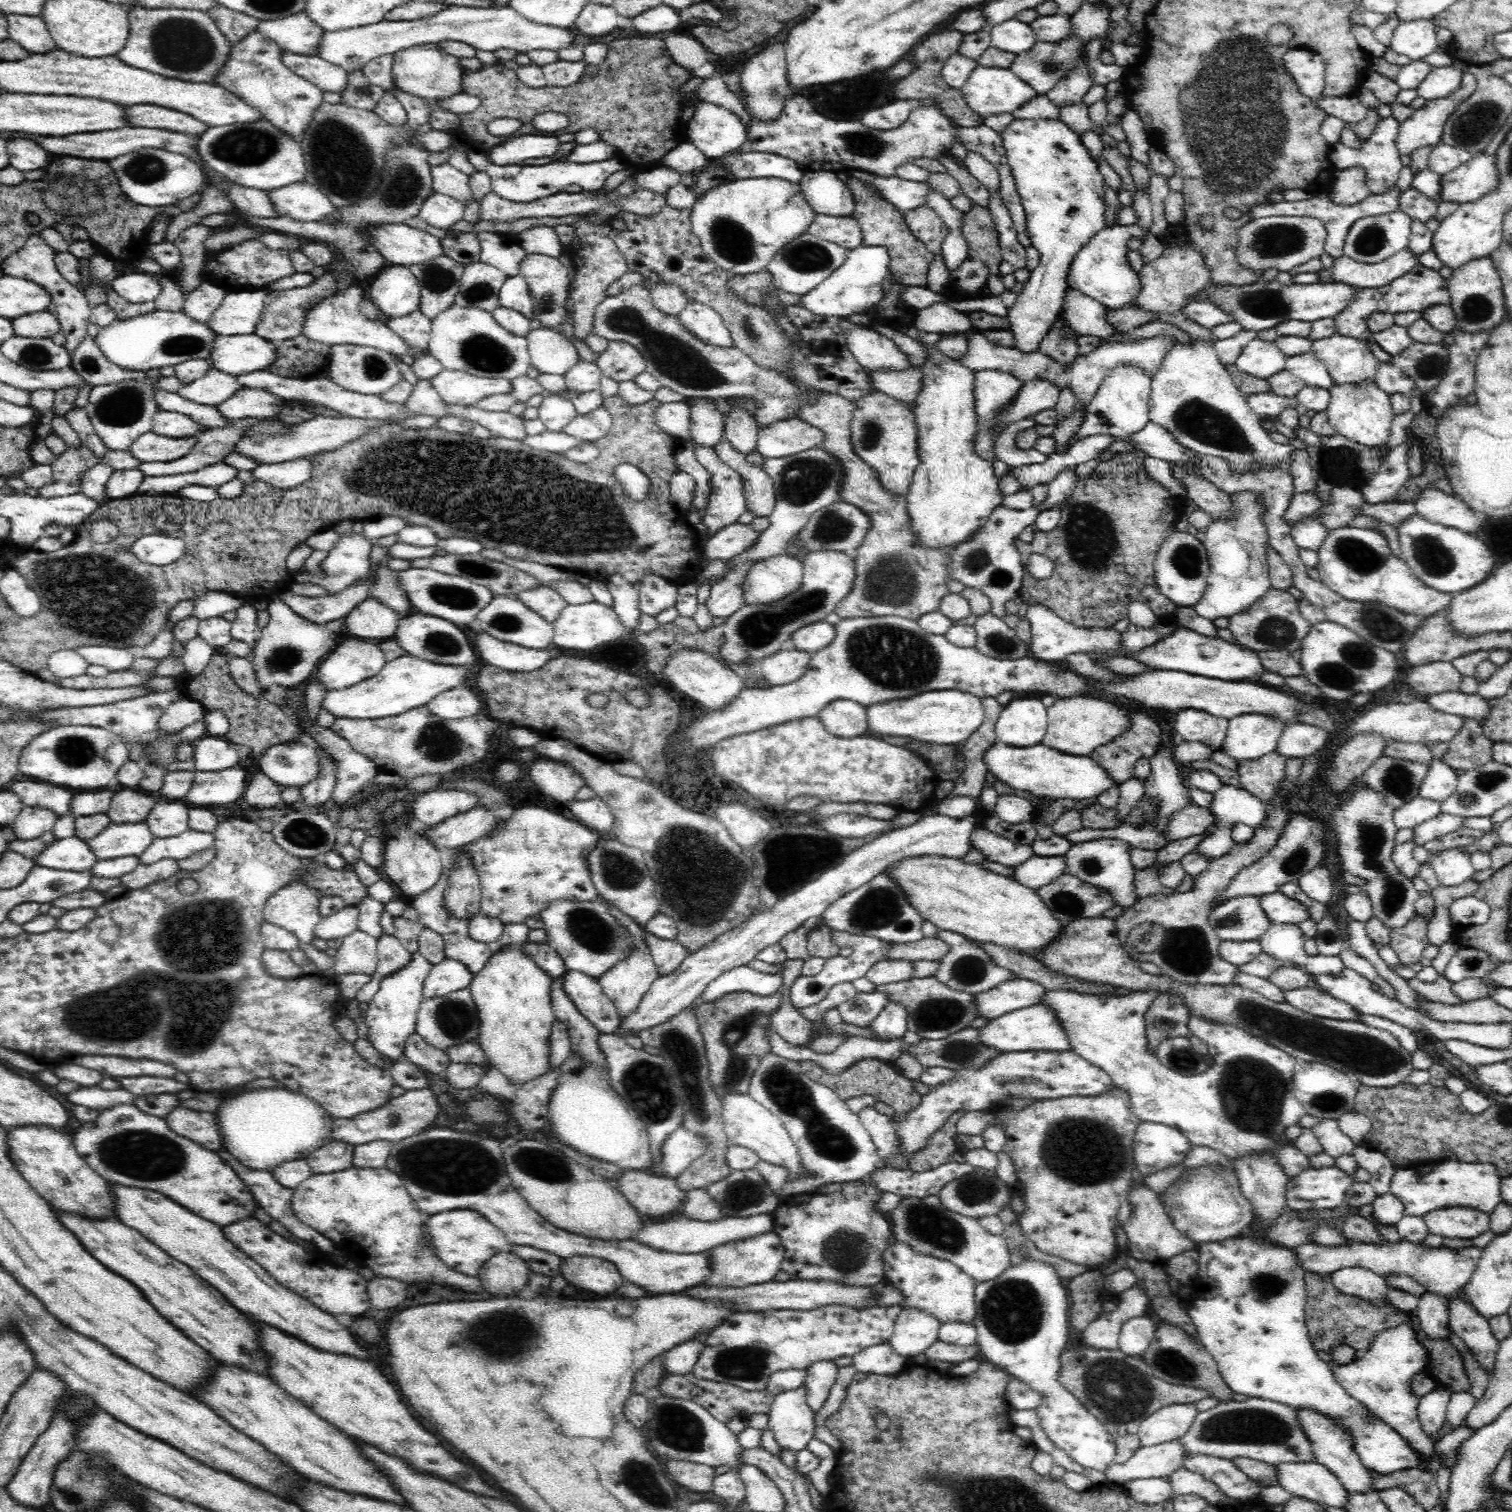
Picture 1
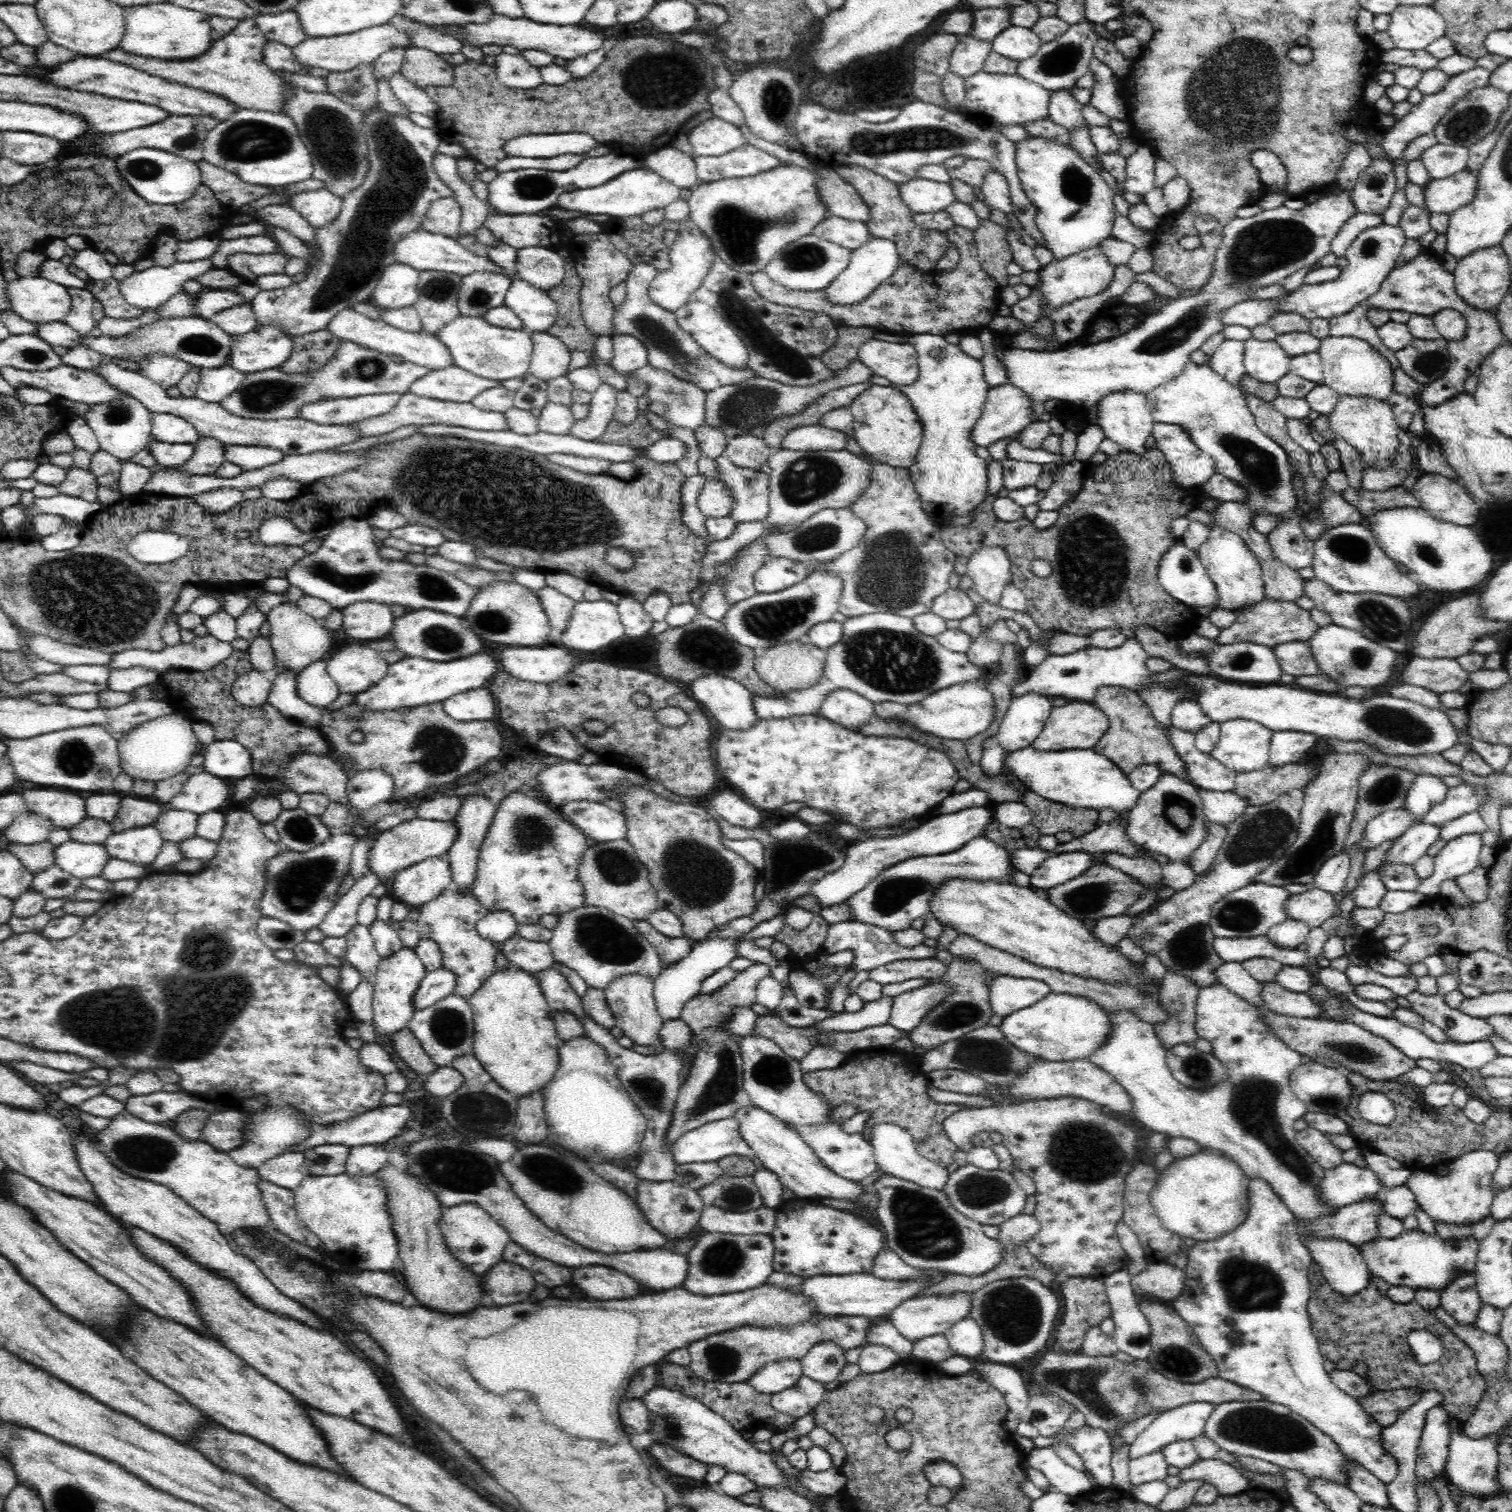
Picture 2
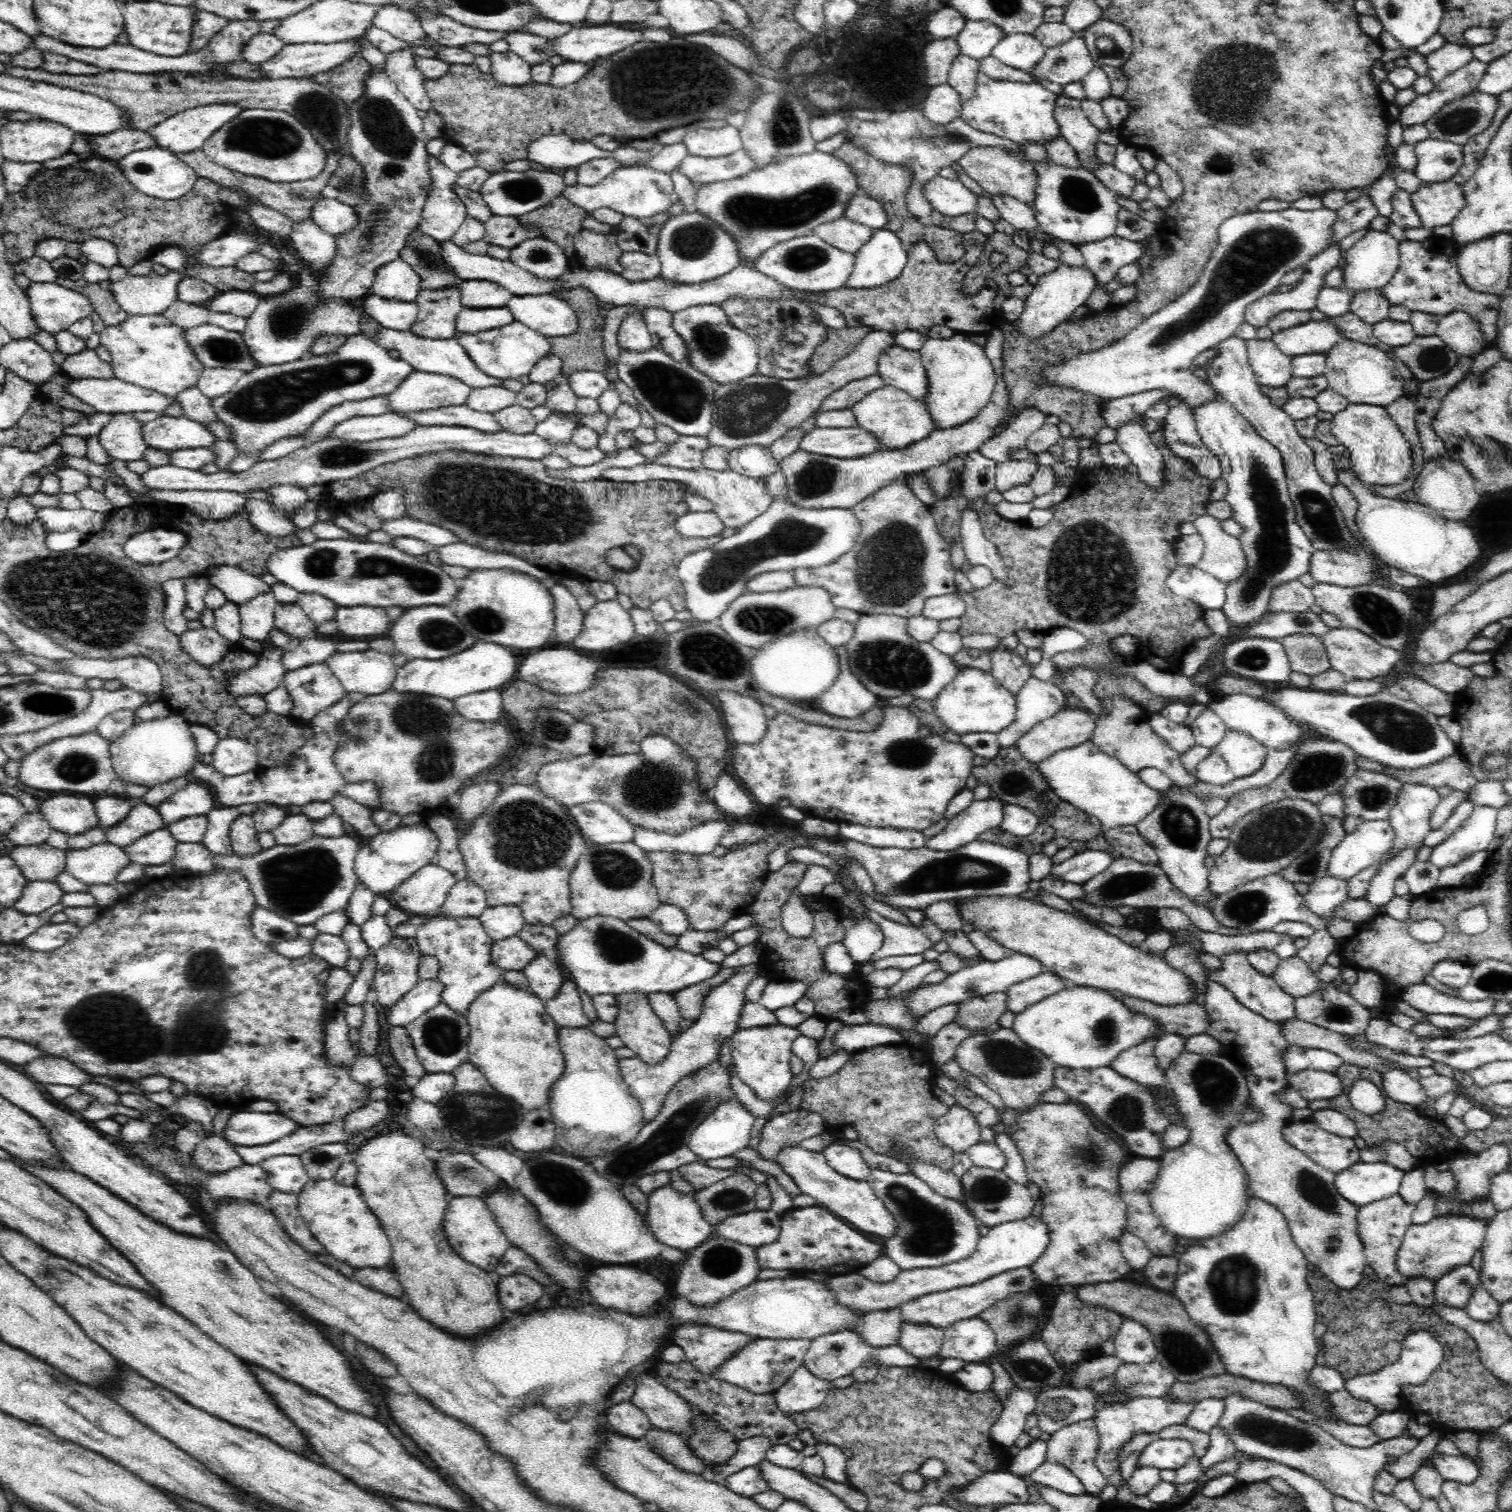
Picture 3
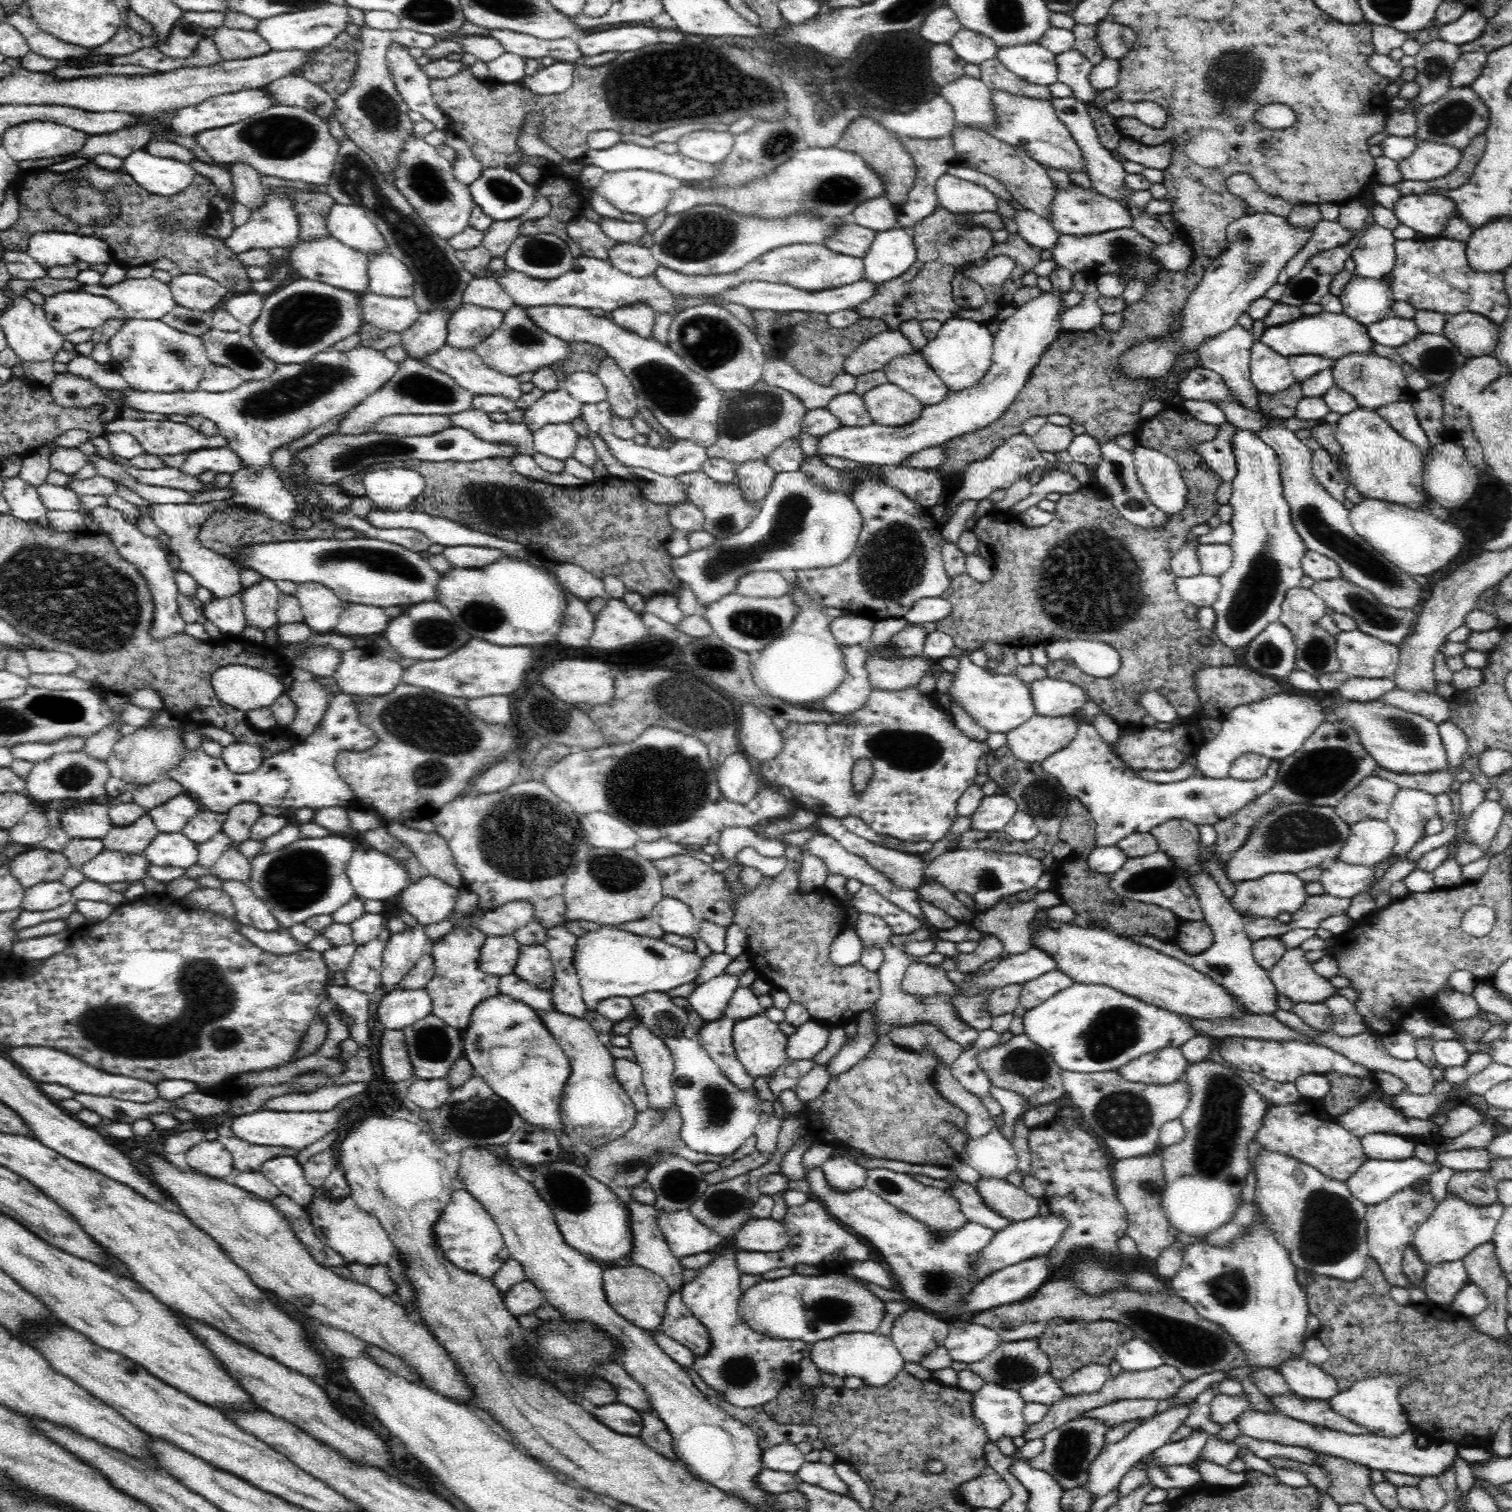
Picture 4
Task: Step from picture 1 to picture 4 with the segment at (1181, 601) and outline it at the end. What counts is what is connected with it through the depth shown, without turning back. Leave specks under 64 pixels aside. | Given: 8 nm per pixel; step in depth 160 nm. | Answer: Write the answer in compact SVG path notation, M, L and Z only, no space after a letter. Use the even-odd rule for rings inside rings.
M1198 574L1192 578L1176 578L1175 584L1180 599L1197 608L1211 606L1218 598L1221 583L1218 577Z

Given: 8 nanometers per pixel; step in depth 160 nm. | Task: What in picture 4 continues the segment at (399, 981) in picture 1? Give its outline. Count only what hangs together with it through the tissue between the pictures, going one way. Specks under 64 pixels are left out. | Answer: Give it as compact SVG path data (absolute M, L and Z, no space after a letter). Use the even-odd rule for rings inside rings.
M408 926L404 932L388 933L381 966L381 983L387 992L394 991L398 980L402 980L426 952L429 952L429 942L424 927Z

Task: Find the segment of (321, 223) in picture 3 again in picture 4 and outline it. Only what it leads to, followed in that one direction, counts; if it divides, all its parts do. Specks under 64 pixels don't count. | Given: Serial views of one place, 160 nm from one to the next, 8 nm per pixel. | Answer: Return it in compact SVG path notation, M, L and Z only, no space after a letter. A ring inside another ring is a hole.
M334 204L326 217L331 236L364 253L382 254L387 242L365 211L356 206Z

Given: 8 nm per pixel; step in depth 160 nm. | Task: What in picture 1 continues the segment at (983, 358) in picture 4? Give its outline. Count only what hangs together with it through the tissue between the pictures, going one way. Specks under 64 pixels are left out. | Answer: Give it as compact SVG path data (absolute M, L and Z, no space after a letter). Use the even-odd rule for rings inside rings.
M918 342L926 353L926 358L919 367L922 371L920 390L914 398L912 408L918 429L917 449L920 464L914 470L908 492L905 494L907 513L910 515L911 530L918 535L924 547L956 548L986 524L992 508L1002 504L1004 496L999 490L999 481L994 475L992 463L980 458L974 448L978 430L974 398L975 371L966 368L960 359L954 360L946 356L936 347L936 343Z

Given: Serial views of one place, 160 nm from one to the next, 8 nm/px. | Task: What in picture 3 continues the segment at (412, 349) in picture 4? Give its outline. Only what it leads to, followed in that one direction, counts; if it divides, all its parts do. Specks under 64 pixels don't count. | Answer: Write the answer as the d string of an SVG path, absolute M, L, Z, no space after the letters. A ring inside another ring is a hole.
M460 289L419 291L416 297L417 318L409 328L415 336L427 340L449 340L454 337L454 320L462 310Z

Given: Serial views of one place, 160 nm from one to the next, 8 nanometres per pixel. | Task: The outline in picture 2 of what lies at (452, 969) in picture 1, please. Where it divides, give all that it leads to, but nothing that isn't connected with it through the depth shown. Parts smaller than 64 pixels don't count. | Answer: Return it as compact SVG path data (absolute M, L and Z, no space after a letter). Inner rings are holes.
M441 966L438 970L424 975L410 1003L412 1003L414 1011L418 1012L442 1000L442 998L454 990L455 986L456 979L454 973Z

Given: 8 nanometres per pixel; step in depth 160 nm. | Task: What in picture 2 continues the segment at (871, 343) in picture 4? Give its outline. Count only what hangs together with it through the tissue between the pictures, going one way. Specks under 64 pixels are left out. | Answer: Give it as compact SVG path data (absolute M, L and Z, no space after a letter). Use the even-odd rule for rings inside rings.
M857 358L850 360L846 368L832 371L832 376L812 384L812 386L792 386L782 384L777 380L768 380L760 376L746 378L738 384L726 384L710 390L706 395L705 423L710 427L718 428L727 440L739 436L754 435L764 438L766 428L771 422L782 417L791 417L801 413L808 405L815 403L823 394L834 389L844 388L853 384L869 381L873 372Z

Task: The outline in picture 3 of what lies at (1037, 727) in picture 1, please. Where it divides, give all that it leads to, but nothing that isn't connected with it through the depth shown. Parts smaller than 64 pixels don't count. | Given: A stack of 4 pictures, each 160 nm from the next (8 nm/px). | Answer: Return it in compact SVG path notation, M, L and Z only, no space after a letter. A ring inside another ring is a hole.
M1030 678L1016 695L1016 716L1008 728L997 734L998 744L1002 748L1015 746L1022 734L1030 726L1054 716L1059 710L1068 707L1066 692L1058 686Z

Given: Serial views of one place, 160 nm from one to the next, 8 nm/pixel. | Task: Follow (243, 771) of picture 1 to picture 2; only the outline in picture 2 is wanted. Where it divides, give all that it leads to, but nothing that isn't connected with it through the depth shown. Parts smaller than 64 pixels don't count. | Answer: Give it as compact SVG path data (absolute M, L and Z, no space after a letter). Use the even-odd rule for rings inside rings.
M206 771L189 775L184 788L172 796L166 808L203 815L218 811L231 795L231 780L212 776Z

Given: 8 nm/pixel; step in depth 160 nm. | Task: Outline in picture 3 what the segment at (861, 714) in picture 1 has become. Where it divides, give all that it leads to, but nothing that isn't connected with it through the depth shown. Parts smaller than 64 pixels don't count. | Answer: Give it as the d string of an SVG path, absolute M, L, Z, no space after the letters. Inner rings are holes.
M845 647L835 649L839 656L840 676L831 688L823 692L816 702L822 712L840 718L856 718L871 709L877 696L868 691L862 681L854 676Z

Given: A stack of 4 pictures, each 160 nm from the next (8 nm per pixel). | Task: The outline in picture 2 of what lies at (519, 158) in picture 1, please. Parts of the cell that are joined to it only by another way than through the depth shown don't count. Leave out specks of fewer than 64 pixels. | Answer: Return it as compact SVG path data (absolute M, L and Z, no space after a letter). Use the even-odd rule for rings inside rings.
M582 132L565 134L528 134L508 140L504 150L508 156L522 158L554 158L561 154L584 155L597 147L597 141Z

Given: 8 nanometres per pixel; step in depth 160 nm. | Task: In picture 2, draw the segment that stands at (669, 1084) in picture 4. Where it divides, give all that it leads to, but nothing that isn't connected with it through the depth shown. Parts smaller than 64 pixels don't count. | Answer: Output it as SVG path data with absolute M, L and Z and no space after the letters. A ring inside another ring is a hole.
M628 975L614 979L604 989L608 1006L615 1019L615 1026L633 1045L656 1049L662 1046L660 1032L665 1022L662 1021L656 1006L654 983L644 975Z

